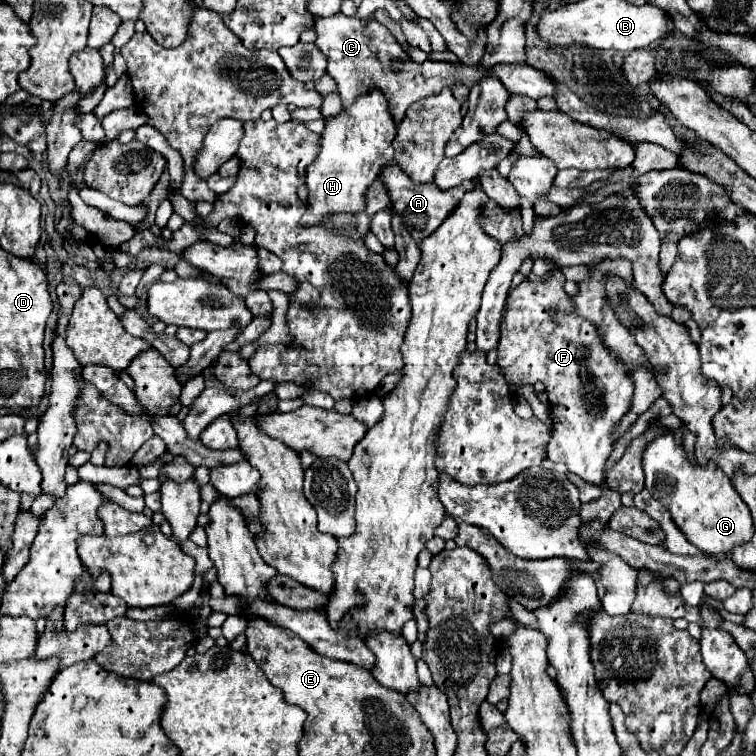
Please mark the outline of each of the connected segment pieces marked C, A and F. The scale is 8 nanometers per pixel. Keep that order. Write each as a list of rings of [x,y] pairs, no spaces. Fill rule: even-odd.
[[[337,13],[327,19],[315,19],[315,31],[317,31],[315,45],[323,51],[323,55],[329,61],[327,73],[335,79],[339,87],[343,107],[349,109],[359,95],[379,89],[389,103],[389,111],[395,125],[399,125],[399,121],[405,117],[407,107],[417,99],[425,99],[431,93],[439,93],[441,87],[451,87],[455,81],[473,87],[473,81],[481,77],[481,69],[477,65],[467,67],[463,63],[453,65],[445,61],[425,61],[421,65],[415,63],[395,41],[391,31],[375,19],[369,21],[369,25],[361,27],[359,19]]]
[[[389,165],[389,169],[385,169],[385,173],[379,179],[387,185],[393,209],[403,219],[403,223],[407,225],[407,231],[411,233],[411,237],[415,241],[429,237],[433,233],[433,229],[437,229],[441,225],[441,221],[445,221],[447,215],[451,215],[451,211],[461,203],[463,195],[475,189],[475,181],[463,181],[463,185],[457,185],[455,189],[441,193],[441,191],[437,191],[437,187],[433,183],[411,181],[409,175],[403,169],[399,169],[399,165],[395,165],[395,167]]]
[[[559,269],[553,271],[553,275],[547,279],[547,281],[529,281],[525,279],[509,297],[507,297],[507,313],[503,315],[503,321],[501,321],[501,341],[499,341],[499,359],[497,363],[505,369],[505,375],[507,375],[507,381],[509,385],[515,389],[515,387],[521,387],[521,385],[527,385],[527,383],[535,383],[535,381],[541,381],[547,389],[547,395],[549,395],[549,403],[551,403],[551,419],[553,419],[553,437],[551,437],[551,443],[547,445],[547,457],[549,461],[559,461],[559,463],[565,463],[567,469],[575,475],[579,475],[583,481],[591,483],[591,485],[601,485],[605,475],[603,475],[603,469],[605,469],[605,461],[609,459],[611,451],[613,451],[613,439],[609,437],[609,433],[613,433],[613,425],[617,425],[617,421],[621,421],[621,417],[629,411],[629,405],[631,405],[631,397],[633,397],[633,381],[629,377],[625,377],[625,373],[621,373],[621,369],[617,369],[617,365],[613,365],[613,359],[609,357],[609,353],[605,353],[605,349],[601,349],[601,341],[597,341],[597,333],[593,333],[593,325],[589,325],[589,321],[581,321],[581,317],[569,317],[569,295],[565,293],[563,289],[563,283],[565,283],[565,277]]]

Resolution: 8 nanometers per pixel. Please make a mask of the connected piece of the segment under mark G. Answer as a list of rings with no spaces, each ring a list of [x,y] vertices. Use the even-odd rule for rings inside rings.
[[[673,433],[657,437],[657,441],[653,441],[649,445],[649,449],[645,449],[643,467],[645,467],[645,489],[651,493],[653,499],[657,499],[671,513],[673,523],[681,529],[685,539],[691,545],[695,545],[701,553],[729,555],[733,551],[733,547],[743,545],[745,541],[749,541],[753,537],[753,519],[751,519],[749,507],[741,501],[731,479],[715,465],[707,465],[705,469],[701,465],[691,465],[685,457],[685,449],[675,443]]]

